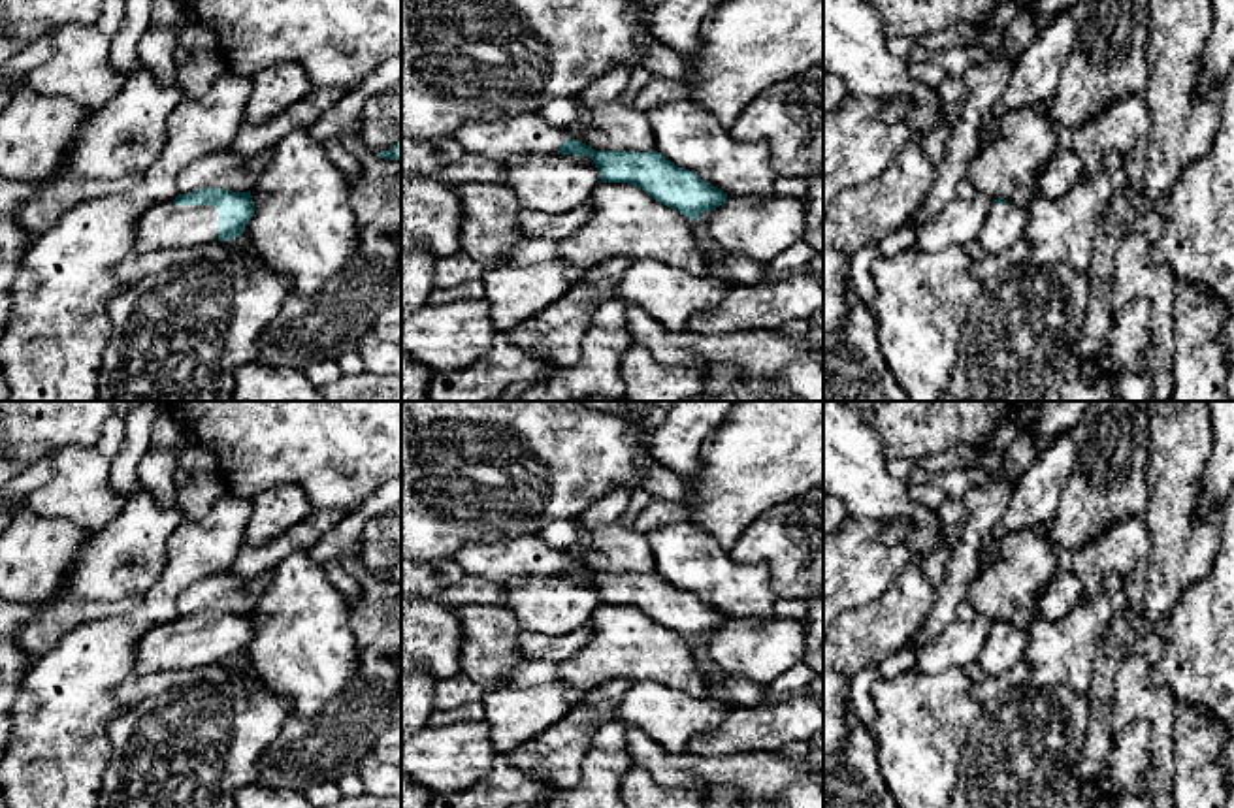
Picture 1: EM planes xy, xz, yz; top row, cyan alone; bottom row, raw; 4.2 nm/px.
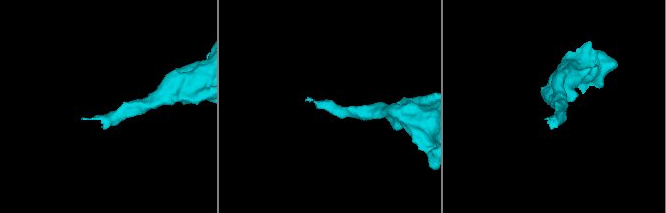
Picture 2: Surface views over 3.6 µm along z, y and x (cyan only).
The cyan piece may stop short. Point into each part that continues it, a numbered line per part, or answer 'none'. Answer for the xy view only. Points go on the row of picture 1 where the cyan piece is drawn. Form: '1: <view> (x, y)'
1: xy (166, 225)

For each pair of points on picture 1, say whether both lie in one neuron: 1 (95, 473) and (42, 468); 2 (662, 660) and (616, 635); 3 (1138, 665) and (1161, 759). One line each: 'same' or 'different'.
1: different
2: same
3: same

